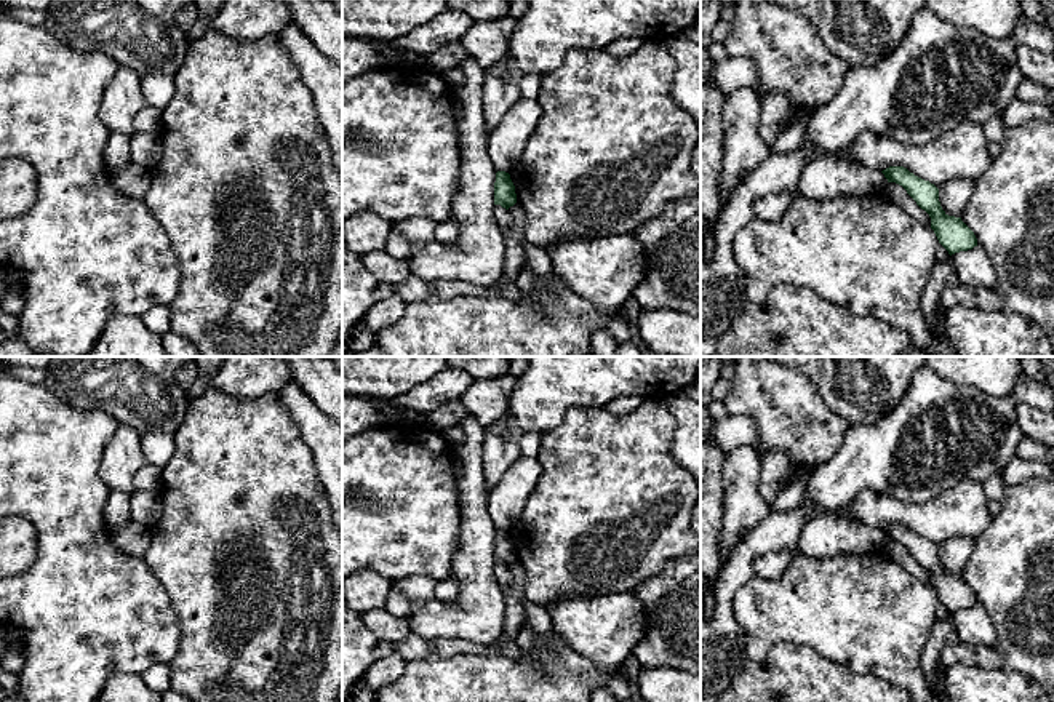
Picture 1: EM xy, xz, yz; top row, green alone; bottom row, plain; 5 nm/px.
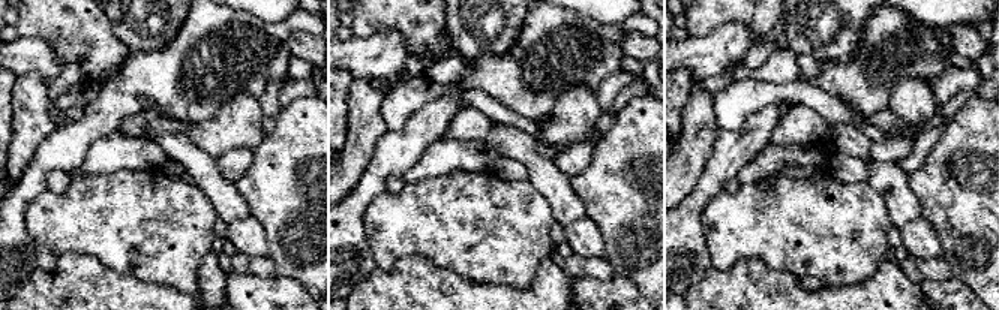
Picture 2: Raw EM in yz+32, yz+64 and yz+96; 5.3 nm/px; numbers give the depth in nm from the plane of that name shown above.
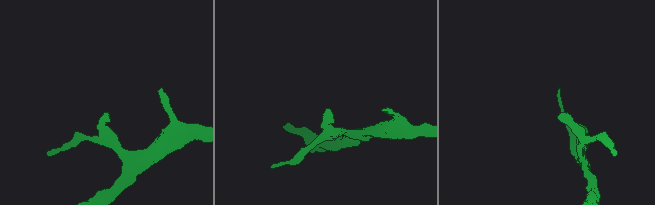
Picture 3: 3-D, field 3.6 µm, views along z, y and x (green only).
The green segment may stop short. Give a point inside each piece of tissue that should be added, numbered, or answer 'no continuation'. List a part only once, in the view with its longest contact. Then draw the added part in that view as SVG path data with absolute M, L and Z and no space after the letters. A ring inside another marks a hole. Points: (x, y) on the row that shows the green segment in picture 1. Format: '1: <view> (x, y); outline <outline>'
1: xz (506, 144); outline M521 98L502 117L496 130L488 134L488 155L496 171L509 173L525 150L542 107L537 99Z

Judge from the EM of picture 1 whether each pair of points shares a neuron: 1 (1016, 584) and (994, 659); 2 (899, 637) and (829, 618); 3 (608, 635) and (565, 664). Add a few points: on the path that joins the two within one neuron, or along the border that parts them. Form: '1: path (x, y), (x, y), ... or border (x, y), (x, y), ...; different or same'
1: border (994, 648), (1003, 666); different
2: path (882, 619), (846, 618); same
3: border (554, 630), (597, 667), (603, 670), (616, 667); different

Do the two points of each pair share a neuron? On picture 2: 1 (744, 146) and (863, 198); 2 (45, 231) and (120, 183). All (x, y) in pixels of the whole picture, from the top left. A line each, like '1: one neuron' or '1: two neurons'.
1: two neurons
2: one neuron

